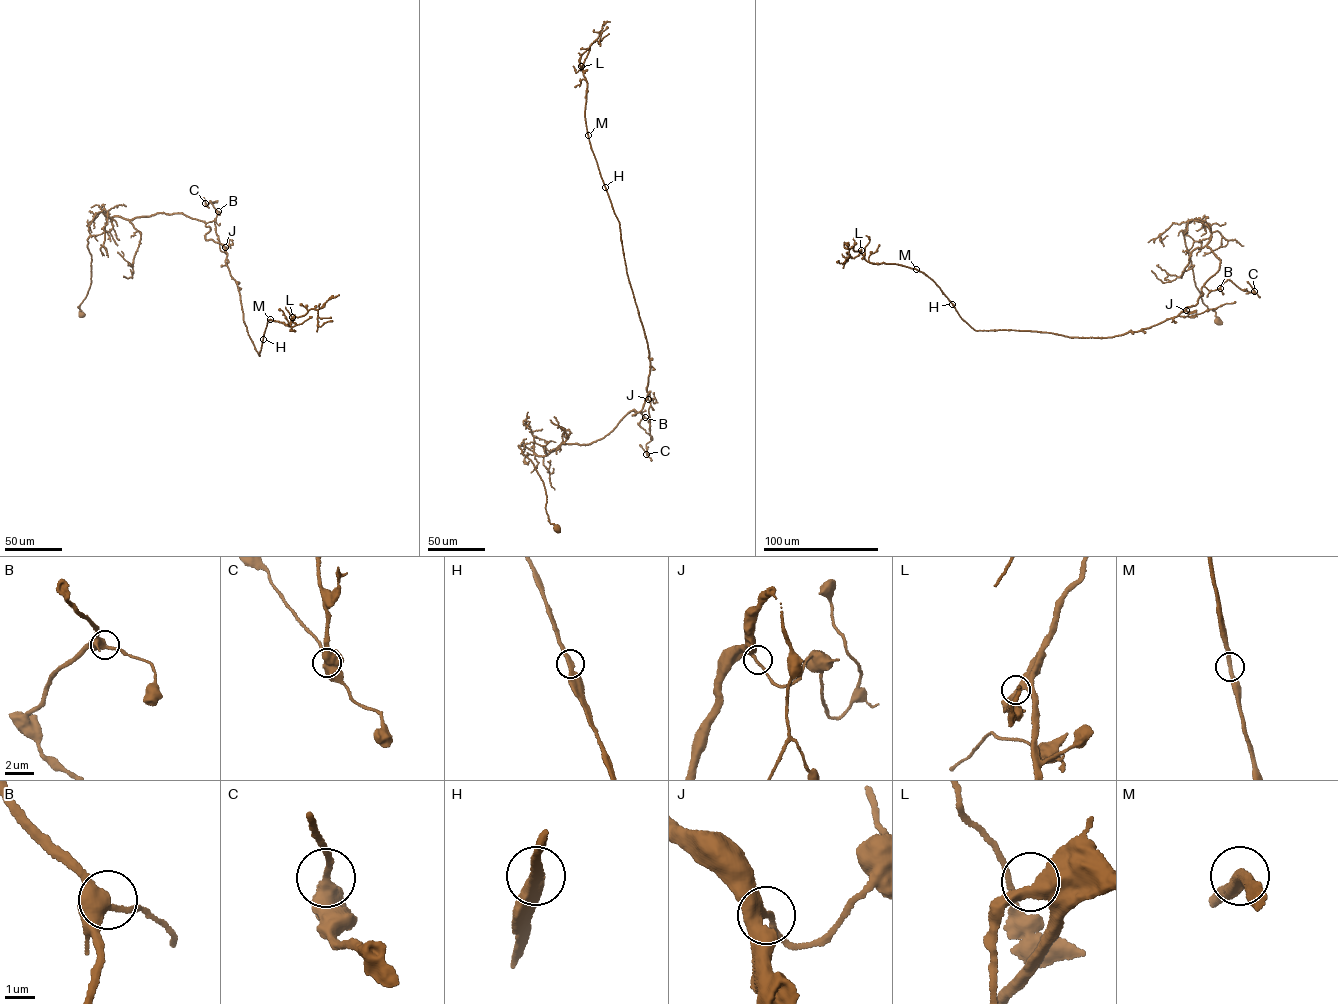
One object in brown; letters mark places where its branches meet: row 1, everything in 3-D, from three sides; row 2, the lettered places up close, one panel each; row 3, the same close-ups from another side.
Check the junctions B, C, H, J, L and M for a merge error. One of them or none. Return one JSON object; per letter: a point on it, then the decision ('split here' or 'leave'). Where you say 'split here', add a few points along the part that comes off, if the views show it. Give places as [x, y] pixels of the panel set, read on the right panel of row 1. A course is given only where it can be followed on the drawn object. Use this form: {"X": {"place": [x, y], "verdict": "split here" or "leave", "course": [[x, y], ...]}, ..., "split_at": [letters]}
{"B": {"place": [1220, 288], "verdict": "leave"}, "C": {"place": [1254, 291], "verdict": "leave"}, "H": {"place": [952, 304], "verdict": "leave"}, "J": {"place": [1186, 310], "verdict": "leave"}, "L": {"place": [861, 250], "verdict": "leave"}, "M": {"place": [916, 269], "verdict": "leave"}, "split_at": []}

